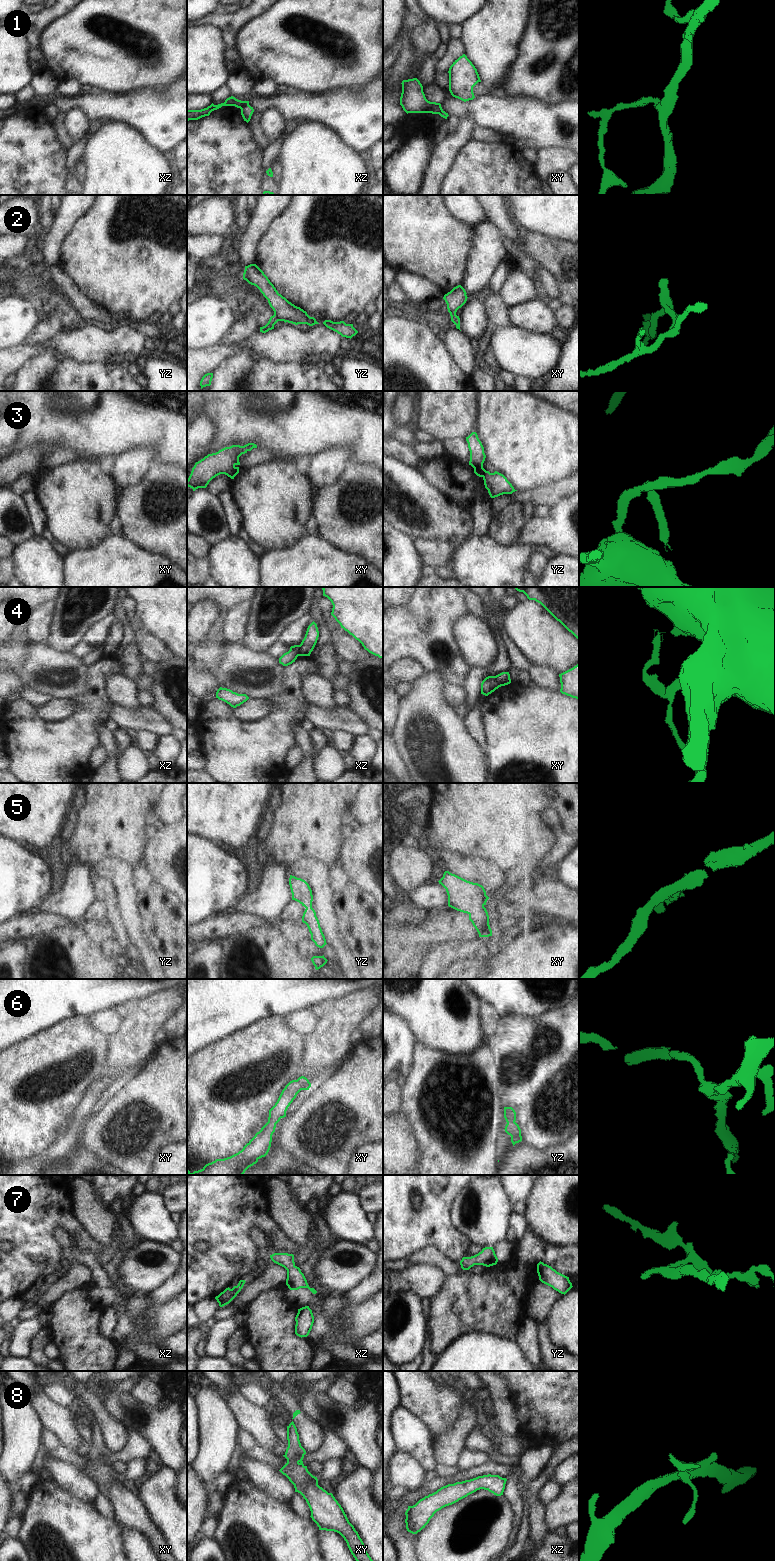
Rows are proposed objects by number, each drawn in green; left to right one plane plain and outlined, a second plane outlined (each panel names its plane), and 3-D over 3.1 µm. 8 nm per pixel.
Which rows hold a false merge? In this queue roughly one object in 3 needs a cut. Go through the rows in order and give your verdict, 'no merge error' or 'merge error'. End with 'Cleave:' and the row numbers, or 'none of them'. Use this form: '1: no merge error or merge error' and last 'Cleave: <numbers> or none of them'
1: merge error
2: no merge error
3: merge error
4: merge error
5: no merge error
6: no merge error
7: no merge error
8: no merge error
Cleave: 1, 3, 4

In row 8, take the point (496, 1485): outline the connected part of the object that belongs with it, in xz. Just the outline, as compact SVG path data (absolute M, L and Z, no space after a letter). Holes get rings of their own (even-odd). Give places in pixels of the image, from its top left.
M488 1474L443 1486L436 1492L420 1499L415 1505L408 1506L405 1512L406 1529L412 1534L417 1534L425 1528L437 1511L458 1502L477 1490L484 1489L496 1496L501 1496L506 1481L506 1478L499 1475Z

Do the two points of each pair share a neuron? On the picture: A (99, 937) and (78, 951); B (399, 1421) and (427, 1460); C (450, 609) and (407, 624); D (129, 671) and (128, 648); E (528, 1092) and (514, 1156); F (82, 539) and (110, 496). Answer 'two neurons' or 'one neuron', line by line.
A: two neurons
B: one neuron
C: one neuron
D: one neuron
E: two neurons
F: one neuron

